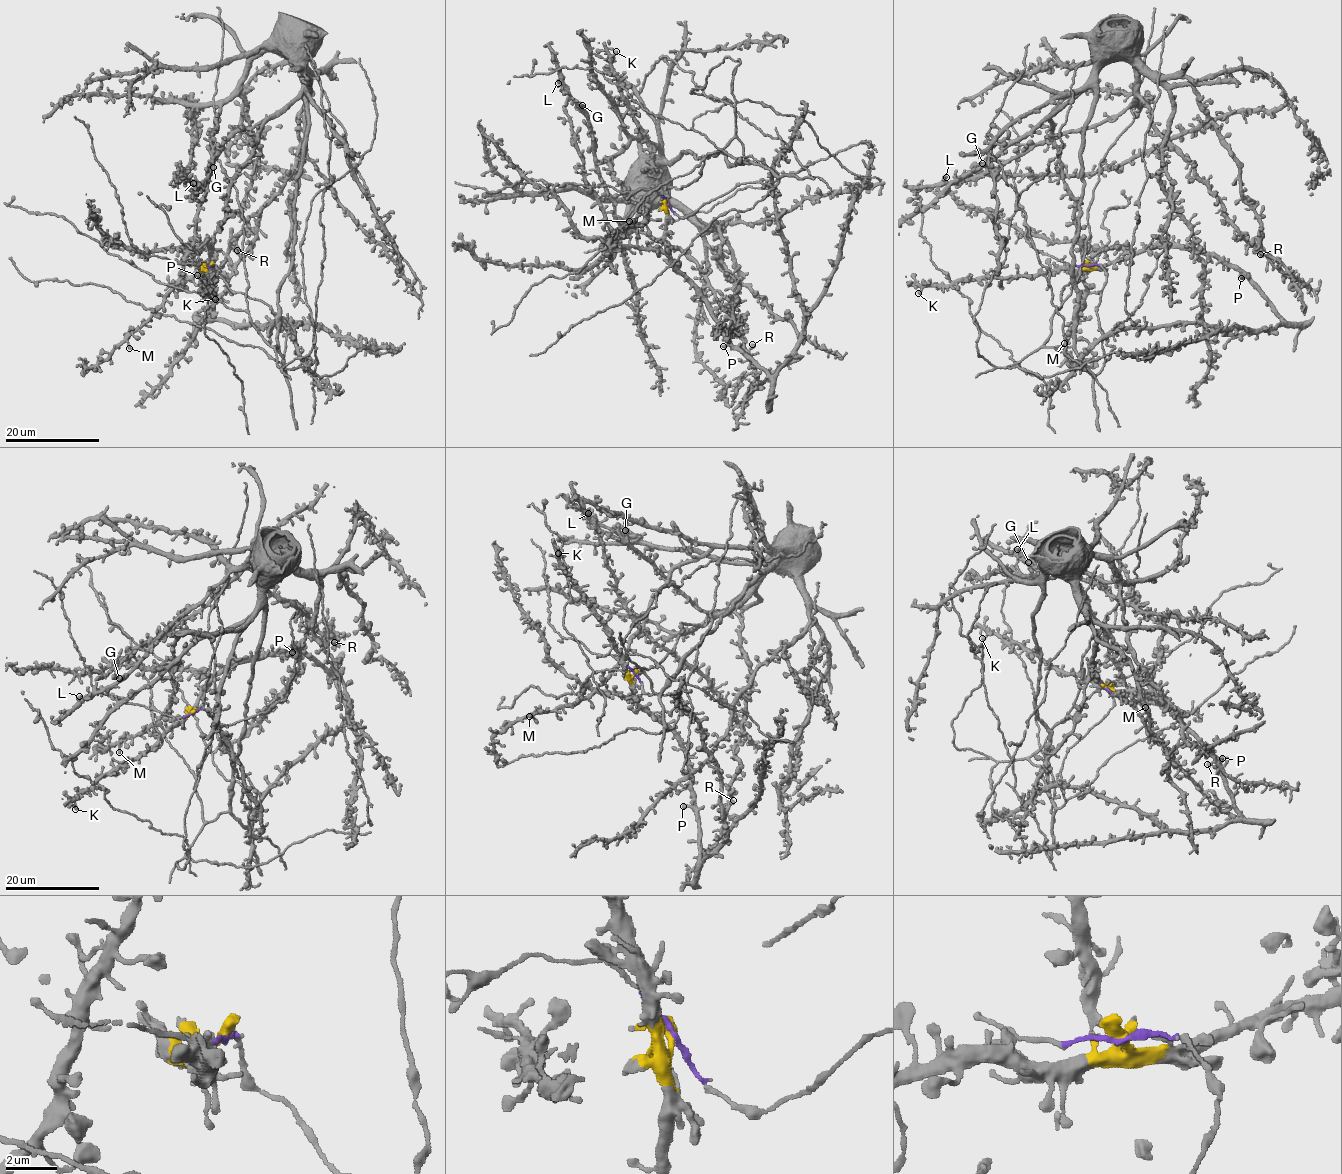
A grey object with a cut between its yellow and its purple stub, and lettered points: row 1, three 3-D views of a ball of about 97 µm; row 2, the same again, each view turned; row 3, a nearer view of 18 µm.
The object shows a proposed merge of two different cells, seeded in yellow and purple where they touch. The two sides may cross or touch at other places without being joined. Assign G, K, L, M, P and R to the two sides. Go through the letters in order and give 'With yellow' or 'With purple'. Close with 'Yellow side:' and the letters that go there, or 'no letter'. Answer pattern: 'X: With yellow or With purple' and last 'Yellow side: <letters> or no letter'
G: With purple
K: With yellow
L: With purple
M: With purple
P: With yellow
R: With purple
Yellow side: K, P

